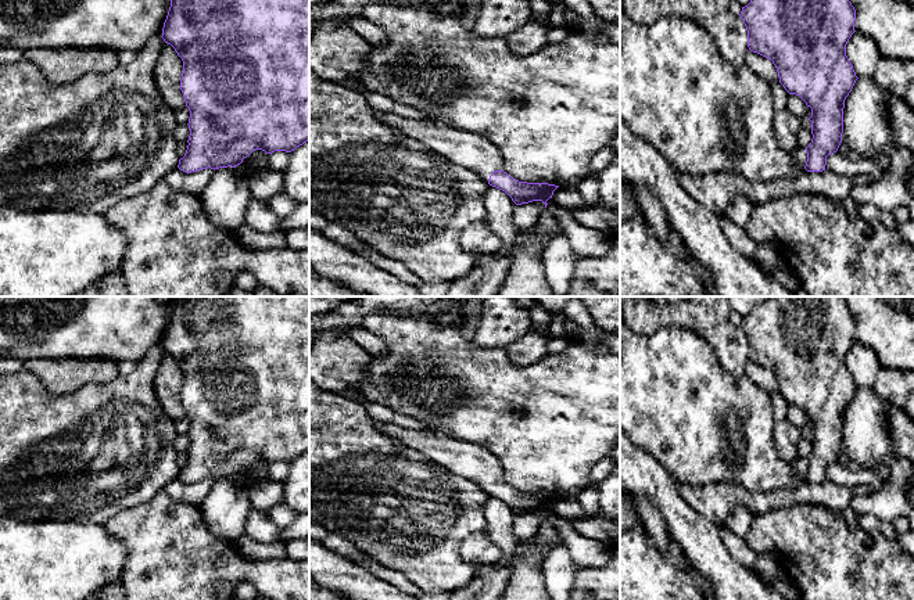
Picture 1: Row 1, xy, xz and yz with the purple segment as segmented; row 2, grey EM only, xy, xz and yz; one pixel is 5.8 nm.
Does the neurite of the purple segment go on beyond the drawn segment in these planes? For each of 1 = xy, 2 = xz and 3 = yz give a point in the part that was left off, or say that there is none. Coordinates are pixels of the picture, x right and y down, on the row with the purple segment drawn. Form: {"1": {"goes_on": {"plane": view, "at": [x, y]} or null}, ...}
{"1": {"goes_on": null}, "2": {"goes_on": {"plane": "xz", "at": [469, 150]}}, "3": {"goes_on": {"plane": "yz", "at": [800, 155]}}}

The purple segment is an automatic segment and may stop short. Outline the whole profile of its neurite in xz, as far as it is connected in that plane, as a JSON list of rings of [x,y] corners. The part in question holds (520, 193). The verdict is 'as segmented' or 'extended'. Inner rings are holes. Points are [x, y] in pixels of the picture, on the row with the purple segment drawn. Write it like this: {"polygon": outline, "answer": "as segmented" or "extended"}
{"polygon": [[[373,111],[373,114],[381,123],[420,141],[429,150],[448,158],[454,164],[476,172],[490,186],[505,191],[516,205],[542,201],[546,208],[546,201],[552,198],[553,191],[559,187],[548,183],[527,183],[513,179],[505,172],[503,158],[498,147],[480,134],[456,130],[434,119],[411,119],[383,111]]], "answer": "extended"}

